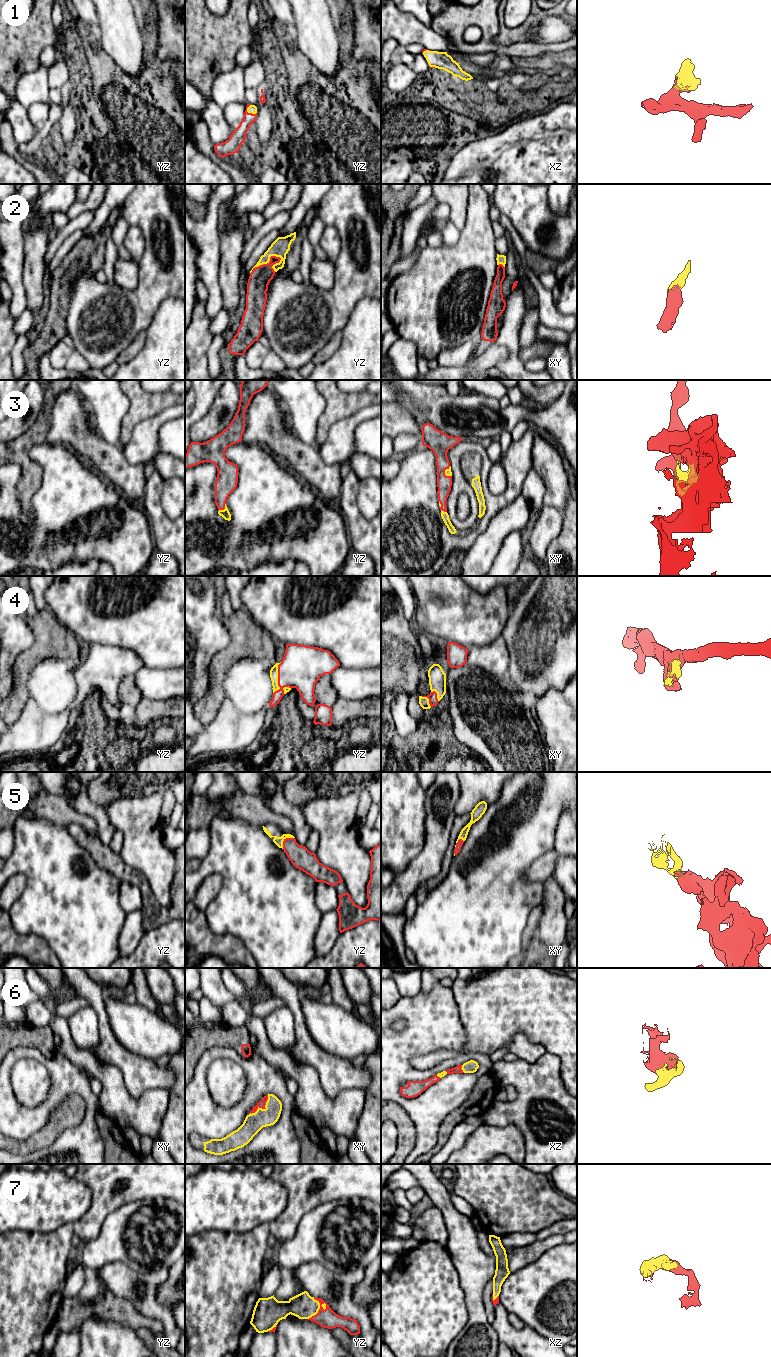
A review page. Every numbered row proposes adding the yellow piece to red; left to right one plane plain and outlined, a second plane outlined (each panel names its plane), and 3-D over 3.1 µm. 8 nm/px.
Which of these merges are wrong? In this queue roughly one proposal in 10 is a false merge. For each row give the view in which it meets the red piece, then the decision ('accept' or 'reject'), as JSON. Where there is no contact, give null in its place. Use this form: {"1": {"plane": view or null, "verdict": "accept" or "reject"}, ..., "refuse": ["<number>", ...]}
{"1": {"plane": "yz", "verdict": "accept"}, "2": {"plane": "yz", "verdict": "accept"}, "3": {"plane": "yz", "verdict": "accept"}, "4": {"plane": "yz", "verdict": "accept"}, "5": {"plane": "yz", "verdict": "accept"}, "6": {"plane": "xy", "verdict": "accept"}, "7": {"plane": "yz", "verdict": "accept"}, "refuse": []}

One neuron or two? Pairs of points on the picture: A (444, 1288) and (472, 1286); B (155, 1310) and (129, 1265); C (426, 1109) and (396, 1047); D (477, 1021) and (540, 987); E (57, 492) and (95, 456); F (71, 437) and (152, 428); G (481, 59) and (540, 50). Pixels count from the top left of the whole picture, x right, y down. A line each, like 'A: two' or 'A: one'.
A: two
B: one
C: one
D: one
E: two
F: two
G: two

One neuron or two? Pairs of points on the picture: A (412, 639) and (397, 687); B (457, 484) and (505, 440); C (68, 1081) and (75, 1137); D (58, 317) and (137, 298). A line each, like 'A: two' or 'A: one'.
A: one
B: two
C: one
D: two

